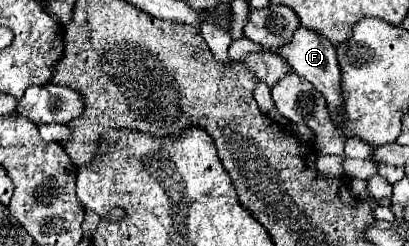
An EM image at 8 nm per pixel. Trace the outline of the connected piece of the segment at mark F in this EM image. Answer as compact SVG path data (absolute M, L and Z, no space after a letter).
M299 26L295 30L295 36L291 42L287 42L287 46L283 48L271 48L273 54L277 54L279 58L283 58L285 62L289 62L291 70L299 76L303 76L305 80L309 80L327 100L327 108L329 112L337 112L337 108L341 106L341 92L339 92L339 64L337 64L337 56L335 56L335 46L325 38L325 36L319 36L317 32L311 32L309 28L303 28Z

